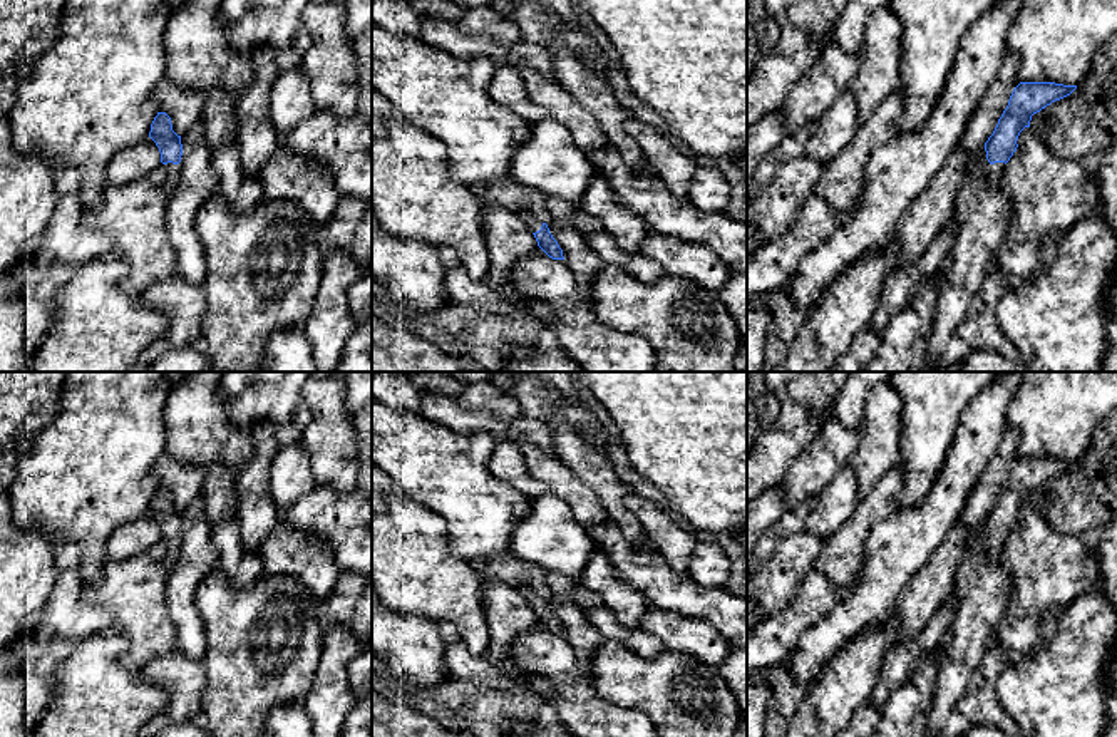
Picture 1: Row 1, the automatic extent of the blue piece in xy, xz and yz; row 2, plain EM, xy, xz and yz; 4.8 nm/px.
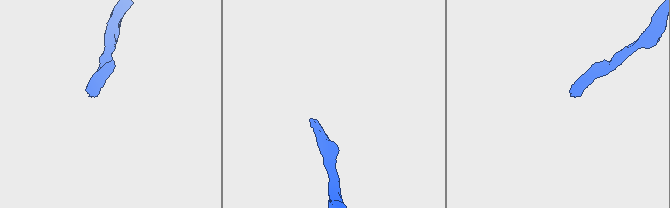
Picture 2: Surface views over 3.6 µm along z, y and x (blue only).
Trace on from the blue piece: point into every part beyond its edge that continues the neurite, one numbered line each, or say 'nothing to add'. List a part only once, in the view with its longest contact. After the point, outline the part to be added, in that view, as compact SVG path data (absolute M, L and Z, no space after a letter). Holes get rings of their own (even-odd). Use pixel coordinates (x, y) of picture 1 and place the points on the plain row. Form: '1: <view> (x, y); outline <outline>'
1: xy (171, 545); outline M162 539L166 544L166 559L164 559L164 566L167 568L167 571L172 568L172 564L178 561L179 558L179 539Z

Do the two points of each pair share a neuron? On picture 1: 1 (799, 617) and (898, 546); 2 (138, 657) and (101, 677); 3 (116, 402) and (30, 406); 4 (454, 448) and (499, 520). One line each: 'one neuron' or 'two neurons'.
1: two neurons
2: two neurons
3: two neurons
4: one neuron

